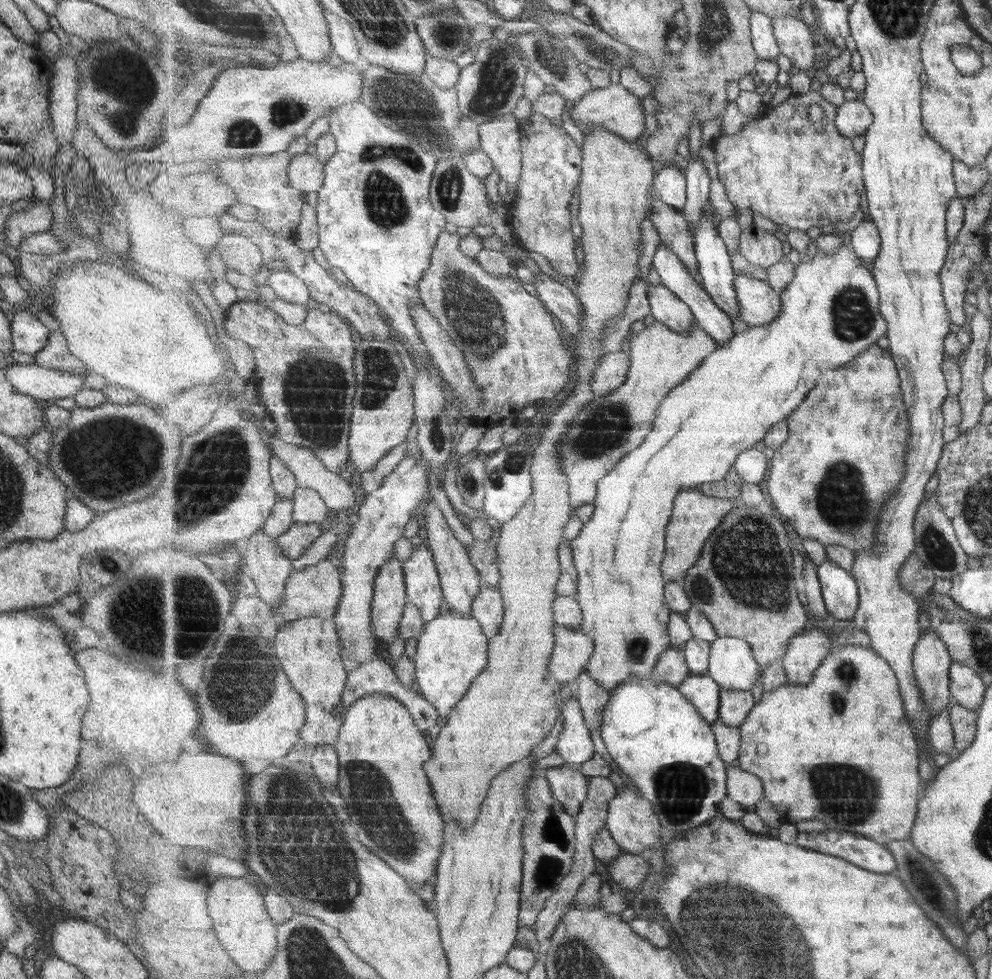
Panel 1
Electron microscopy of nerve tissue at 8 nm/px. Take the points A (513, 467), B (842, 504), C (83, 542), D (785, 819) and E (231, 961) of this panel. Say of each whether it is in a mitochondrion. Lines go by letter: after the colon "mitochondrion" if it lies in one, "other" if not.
A: mitochondrion
B: mitochondrion
C: other
D: other
E: other

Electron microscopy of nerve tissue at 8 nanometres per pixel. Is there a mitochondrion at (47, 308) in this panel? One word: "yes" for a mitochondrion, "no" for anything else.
no

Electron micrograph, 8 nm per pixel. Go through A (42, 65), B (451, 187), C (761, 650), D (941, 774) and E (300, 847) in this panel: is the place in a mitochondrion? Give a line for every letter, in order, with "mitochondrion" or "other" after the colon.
A: other
B: mitochondrion
C: other
D: other
E: mitochondrion

